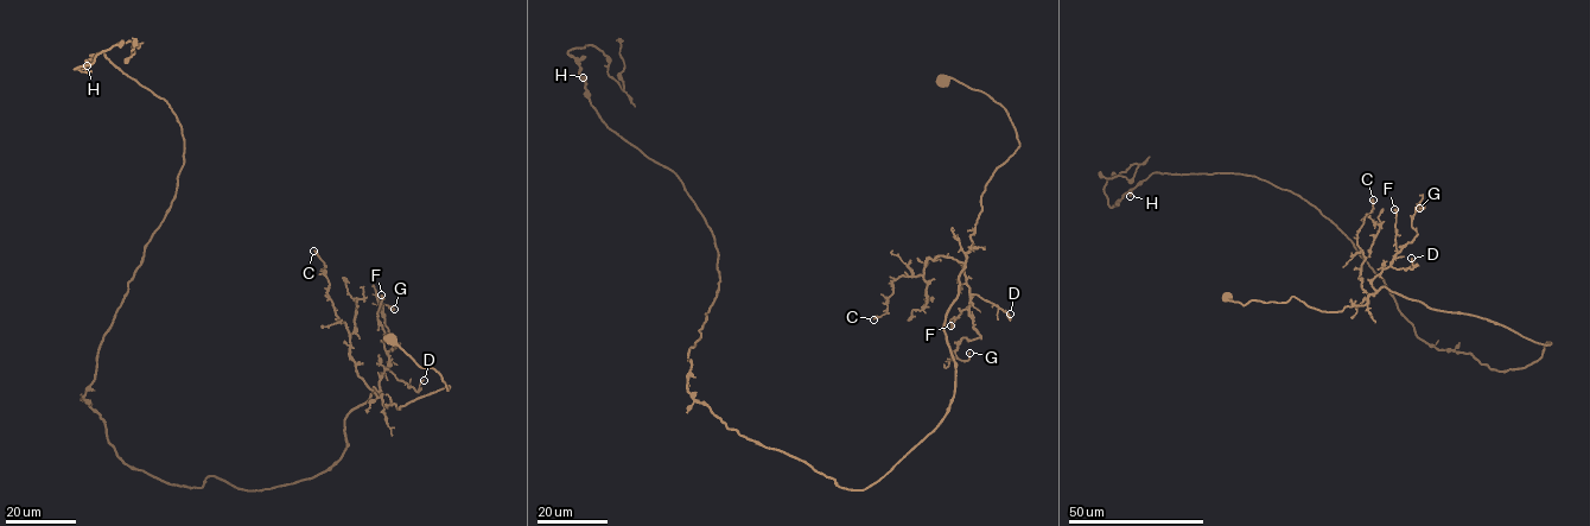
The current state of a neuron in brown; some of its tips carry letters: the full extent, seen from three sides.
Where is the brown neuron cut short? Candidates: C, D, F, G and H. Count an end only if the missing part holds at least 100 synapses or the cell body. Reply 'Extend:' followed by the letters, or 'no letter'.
Extend: no letter

